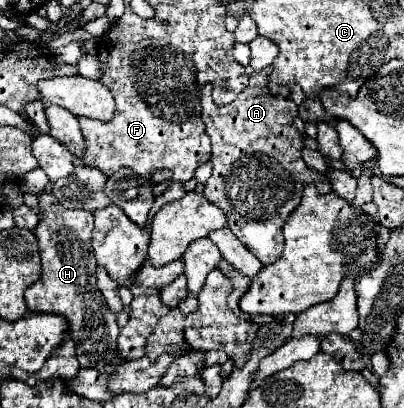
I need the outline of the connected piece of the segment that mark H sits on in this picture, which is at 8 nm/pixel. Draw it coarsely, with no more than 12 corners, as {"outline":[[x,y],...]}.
{"outline":[[38,195],[42,273],[30,311],[64,315],[80,365],[120,329],[96,287],[94,217]]}

